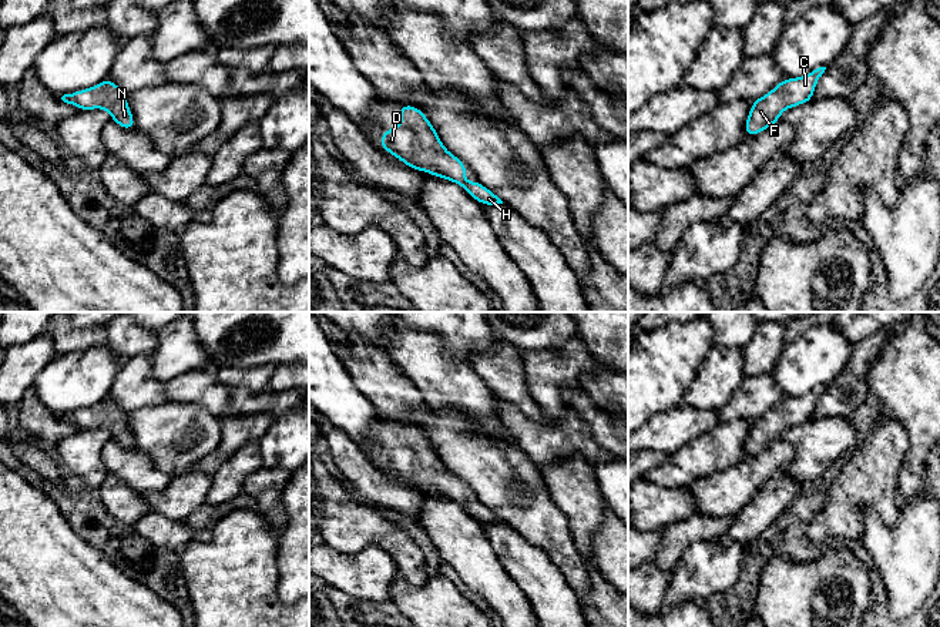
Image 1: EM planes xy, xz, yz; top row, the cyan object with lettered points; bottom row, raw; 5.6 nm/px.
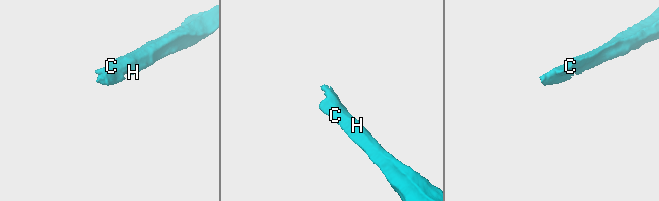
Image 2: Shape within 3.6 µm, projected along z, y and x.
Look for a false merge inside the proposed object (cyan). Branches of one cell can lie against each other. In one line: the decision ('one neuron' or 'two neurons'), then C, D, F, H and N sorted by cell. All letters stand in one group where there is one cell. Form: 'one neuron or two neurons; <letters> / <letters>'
one neuron; C D F H N

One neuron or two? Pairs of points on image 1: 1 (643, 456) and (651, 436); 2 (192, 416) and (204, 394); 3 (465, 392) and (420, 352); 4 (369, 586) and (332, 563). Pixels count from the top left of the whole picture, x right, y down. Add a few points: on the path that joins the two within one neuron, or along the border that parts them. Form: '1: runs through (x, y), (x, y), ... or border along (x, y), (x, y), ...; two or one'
1: border along (643, 449), (667, 455); two
2: border along (167, 399), (198, 403), (221, 418); two
3: runs through (453, 385), (432, 364); one
4: runs through (361, 577), (341, 570); one

